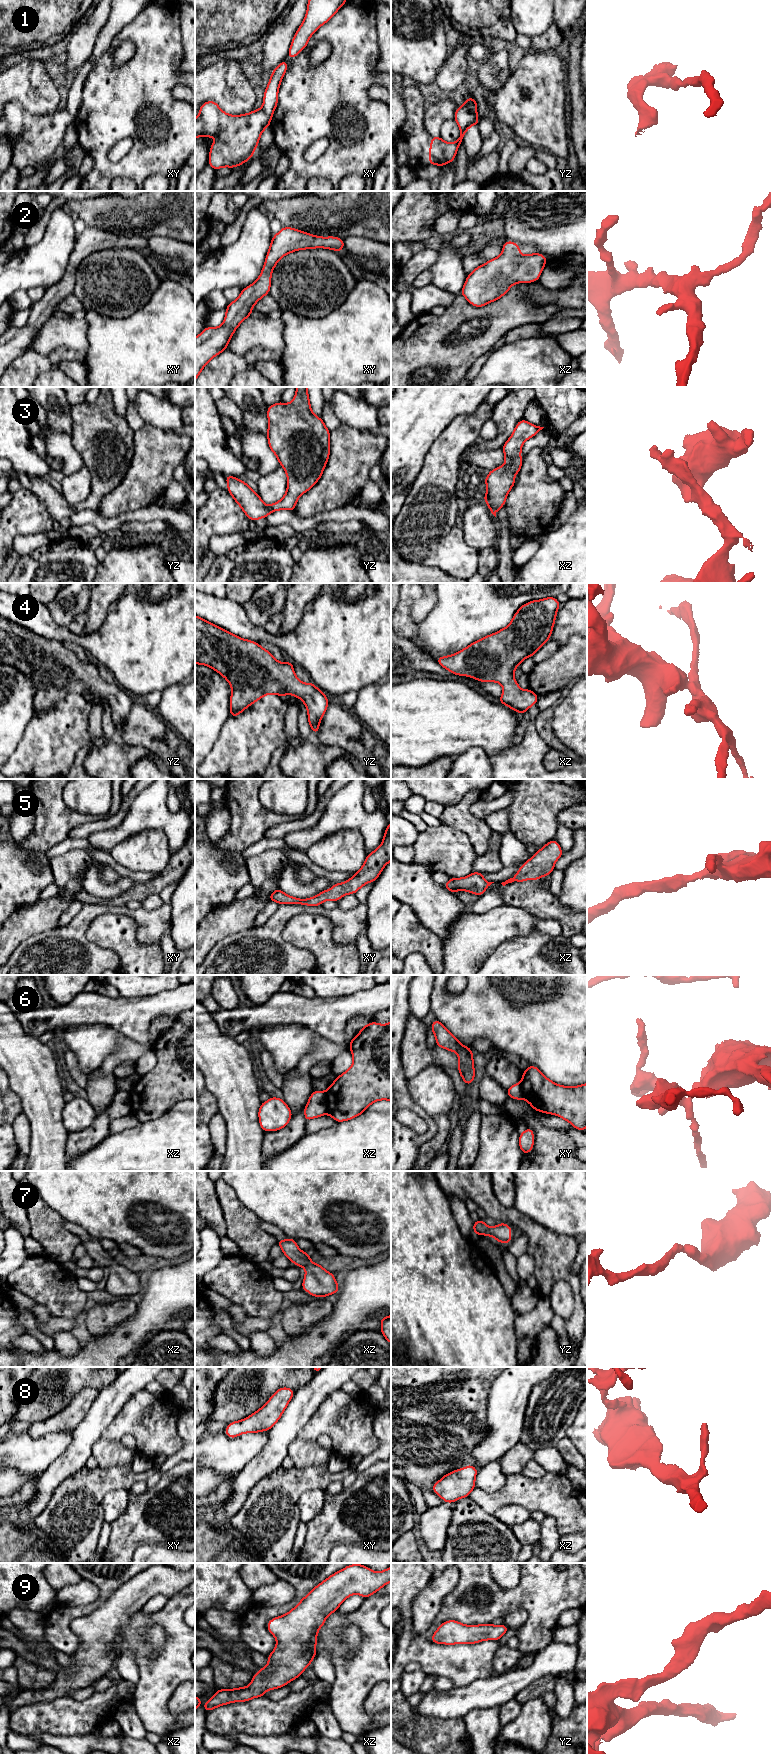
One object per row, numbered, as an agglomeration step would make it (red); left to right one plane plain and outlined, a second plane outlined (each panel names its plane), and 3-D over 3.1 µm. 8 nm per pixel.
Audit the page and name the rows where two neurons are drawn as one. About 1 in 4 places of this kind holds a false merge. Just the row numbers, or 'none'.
1, 6

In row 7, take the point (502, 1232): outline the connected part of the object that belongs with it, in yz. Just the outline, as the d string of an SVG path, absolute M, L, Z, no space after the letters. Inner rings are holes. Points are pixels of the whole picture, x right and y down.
M481 1219L473 1223L474 1234L476 1235L487 1235L494 1237L498 1243L509 1244L511 1236L511 1226L505 1223L499 1223L495 1227L488 1227L485 1222Z

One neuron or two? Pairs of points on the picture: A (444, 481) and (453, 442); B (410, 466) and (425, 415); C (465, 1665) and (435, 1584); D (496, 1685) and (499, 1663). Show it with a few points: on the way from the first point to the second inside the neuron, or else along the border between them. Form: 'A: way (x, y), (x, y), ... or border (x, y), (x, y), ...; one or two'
A: way (444, 471), (444, 456), (446, 452); one
B: way (410, 453), (410, 430), (412, 428); one
C: border (457, 1583), (445, 1596), (439, 1612), (431, 1622); two
D: border (518, 1666), (498, 1674); two

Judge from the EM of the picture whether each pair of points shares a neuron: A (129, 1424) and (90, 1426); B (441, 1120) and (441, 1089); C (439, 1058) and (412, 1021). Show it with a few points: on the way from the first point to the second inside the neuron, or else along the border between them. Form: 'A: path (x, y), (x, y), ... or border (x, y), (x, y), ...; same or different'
A: border (124, 1405), (101, 1436); different
B: border (446, 1113), (438, 1113), (433, 1117); different
C: path (428, 1054), (415, 1041), (415, 1032); same

